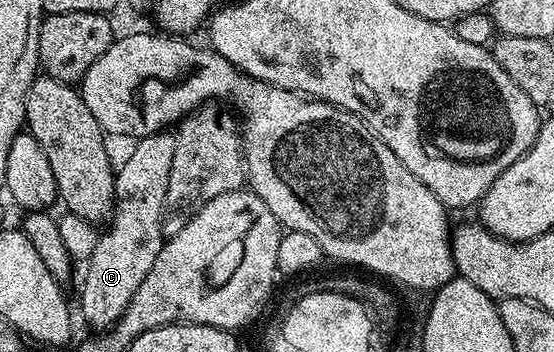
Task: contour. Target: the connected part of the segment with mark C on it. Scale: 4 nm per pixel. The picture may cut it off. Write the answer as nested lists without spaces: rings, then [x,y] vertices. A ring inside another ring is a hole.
[[[170,130],[158,131],[155,135],[146,135],[143,139],[134,140],[131,152],[123,164],[118,164],[115,172],[115,209],[111,213],[109,226],[100,234],[91,258],[86,260],[87,272],[83,275],[83,288],[79,291],[79,307],[83,310],[83,319],[96,332],[102,333],[108,327],[119,322],[125,313],[133,293],[141,286],[141,281],[153,269],[157,253],[161,253],[165,242],[163,234],[163,210],[165,193],[169,193],[169,169],[173,169],[173,149],[175,137]]]

